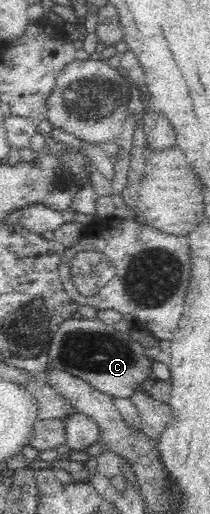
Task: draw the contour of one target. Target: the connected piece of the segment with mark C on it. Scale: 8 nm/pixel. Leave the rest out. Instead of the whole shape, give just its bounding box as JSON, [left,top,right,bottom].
[48,318,155,398]

